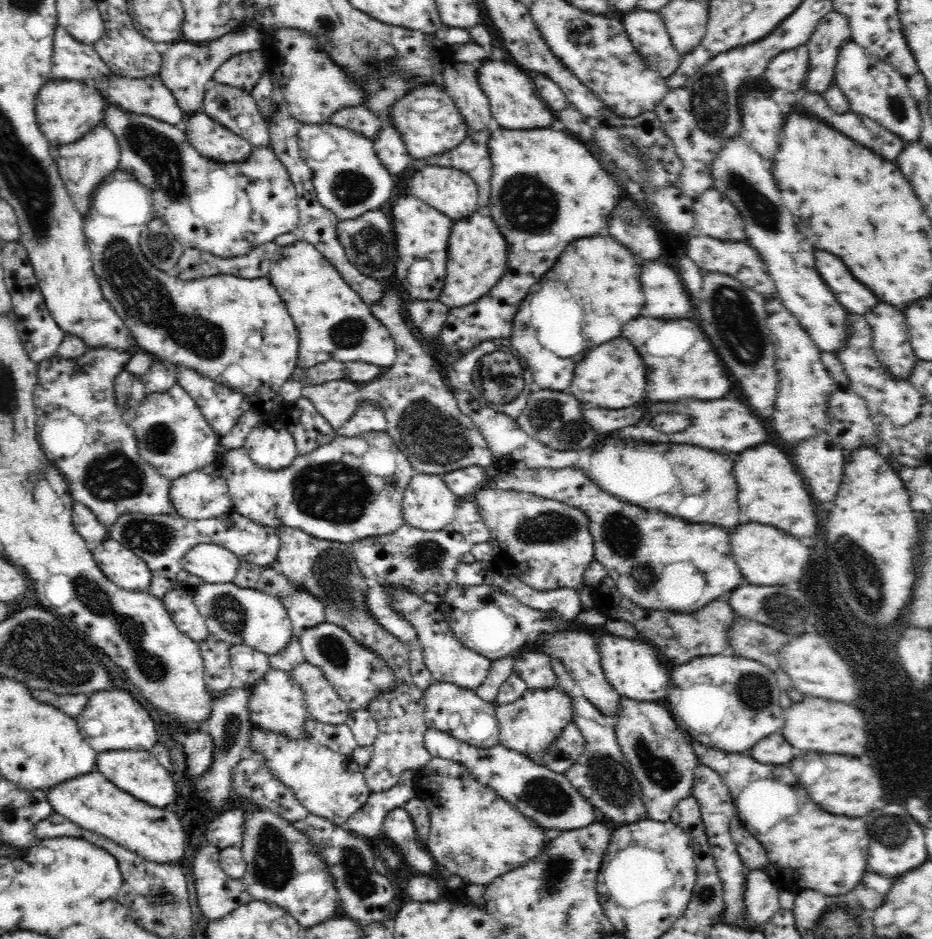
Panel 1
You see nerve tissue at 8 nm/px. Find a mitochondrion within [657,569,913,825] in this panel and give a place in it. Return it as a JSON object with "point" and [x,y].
{"point":[753,689]}

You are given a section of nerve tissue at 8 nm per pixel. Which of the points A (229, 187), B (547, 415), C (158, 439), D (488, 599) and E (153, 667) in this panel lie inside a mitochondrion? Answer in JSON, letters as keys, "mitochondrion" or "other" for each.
{"A":"other","B":"mitochondrion","C":"mitochondrion","D":"other","E":"mitochondrion"}

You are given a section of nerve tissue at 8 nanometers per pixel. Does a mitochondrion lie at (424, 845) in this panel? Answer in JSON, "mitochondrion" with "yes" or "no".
{"mitochondrion":"no"}

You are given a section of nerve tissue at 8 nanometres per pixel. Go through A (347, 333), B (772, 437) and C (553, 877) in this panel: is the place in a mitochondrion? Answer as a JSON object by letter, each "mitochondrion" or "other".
{"A":"mitochondrion","B":"other","C":"mitochondrion"}

